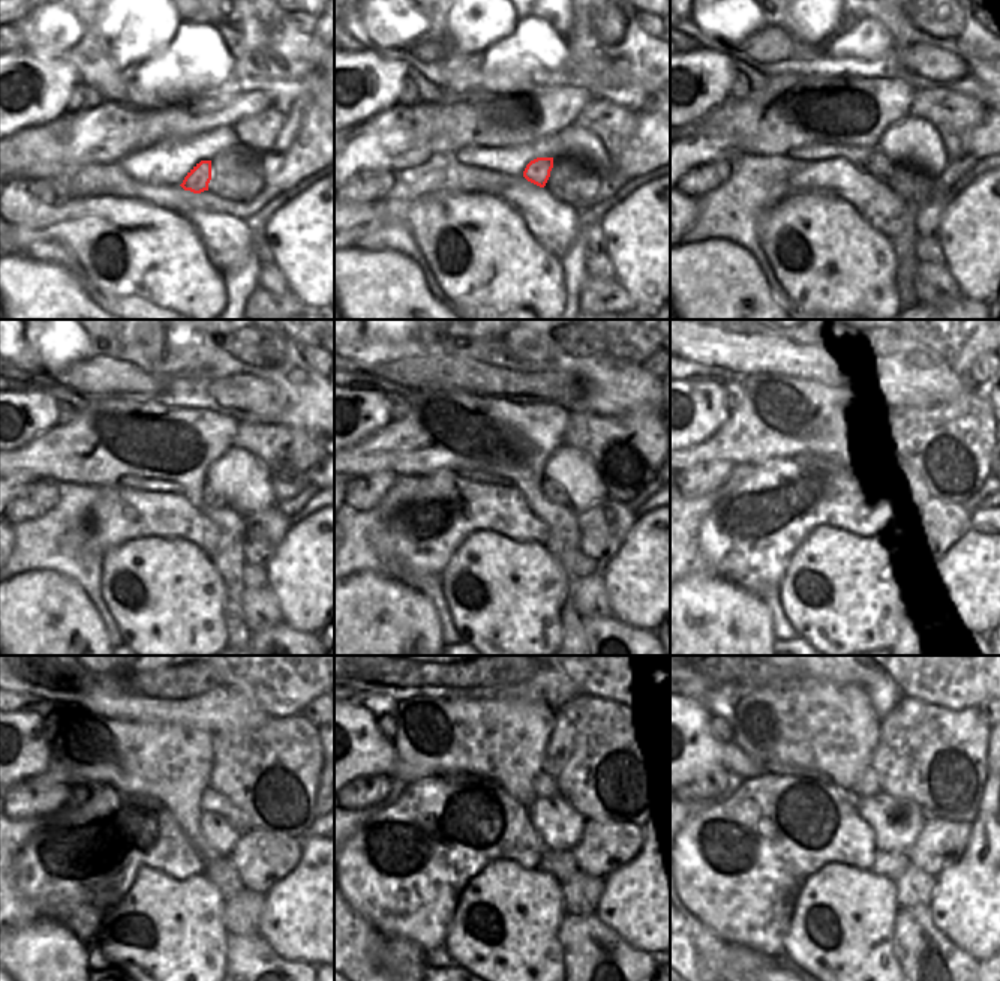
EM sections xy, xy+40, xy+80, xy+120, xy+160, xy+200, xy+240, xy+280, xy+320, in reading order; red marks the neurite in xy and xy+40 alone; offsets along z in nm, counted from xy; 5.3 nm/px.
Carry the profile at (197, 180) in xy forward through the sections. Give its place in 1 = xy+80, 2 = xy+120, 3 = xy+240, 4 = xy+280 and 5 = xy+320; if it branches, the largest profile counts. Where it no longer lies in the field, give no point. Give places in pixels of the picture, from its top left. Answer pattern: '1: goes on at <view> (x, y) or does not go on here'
1: goes on at xy+80 (879, 165)
2: goes on at xy+120 (210, 500)
3: goes on at xy+240 (216, 830)
4: goes on at xy+280 (559, 825)
5: goes on at xy+320 (897, 822)

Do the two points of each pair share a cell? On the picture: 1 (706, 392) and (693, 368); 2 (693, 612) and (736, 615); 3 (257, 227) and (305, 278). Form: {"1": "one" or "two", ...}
{"1": "two", "2": "one", "3": "two"}

